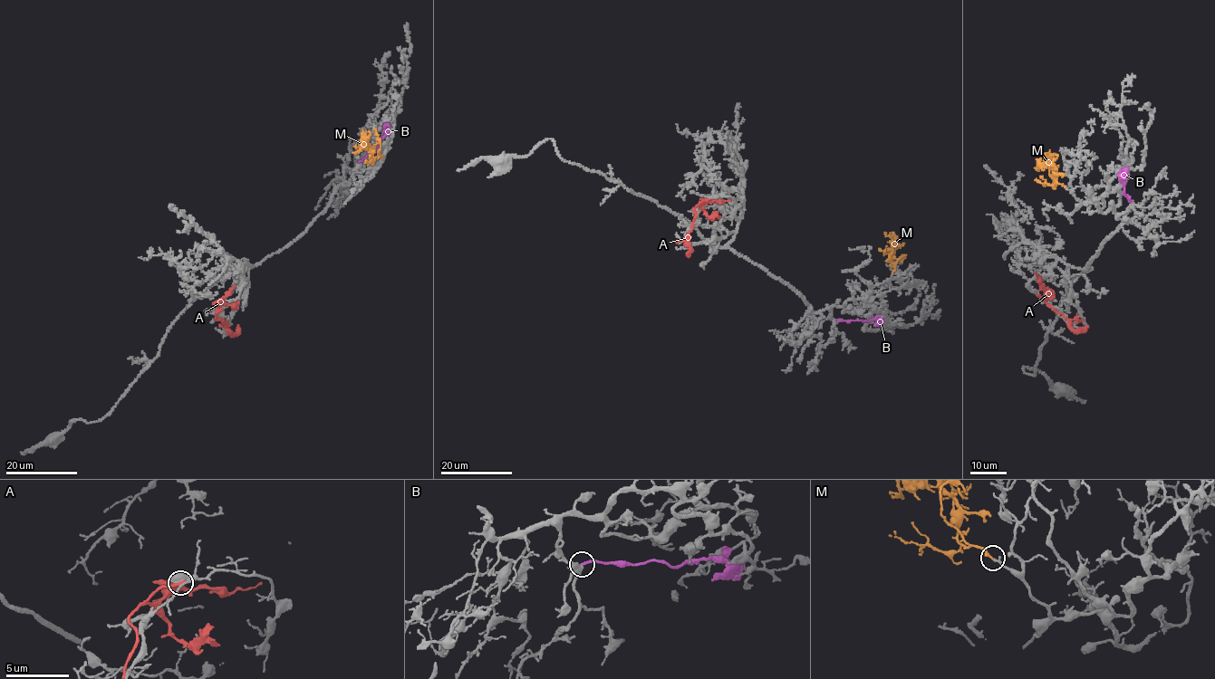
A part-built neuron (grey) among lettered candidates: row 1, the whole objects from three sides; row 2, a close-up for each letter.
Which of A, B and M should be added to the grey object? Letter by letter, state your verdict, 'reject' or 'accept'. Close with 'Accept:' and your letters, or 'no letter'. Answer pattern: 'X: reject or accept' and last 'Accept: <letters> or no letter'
A: reject
B: reject
M: accept
Accept: M

